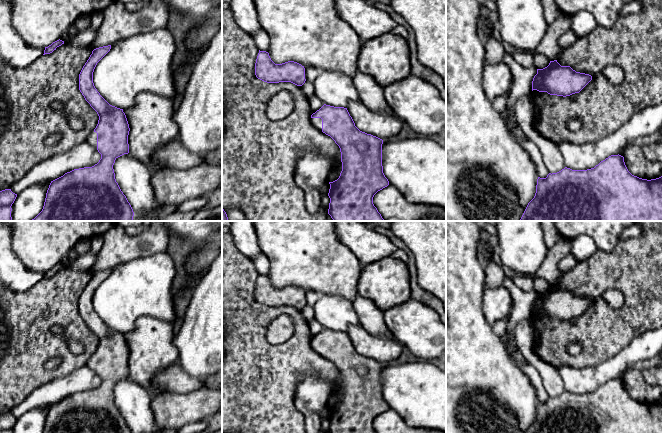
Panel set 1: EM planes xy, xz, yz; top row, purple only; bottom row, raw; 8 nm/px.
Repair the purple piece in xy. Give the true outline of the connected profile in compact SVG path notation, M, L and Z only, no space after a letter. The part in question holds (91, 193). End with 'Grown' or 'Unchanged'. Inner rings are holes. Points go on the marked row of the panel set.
M111 45L96 48L79 74L79 90L85 100L99 116L96 128L90 133L87 141L101 154L101 159L92 167L74 169L51 181L46 193L42 211L31 221L133 221L134 212L126 196L121 191L115 179L113 165L115 160L129 153L129 124L123 109L110 105L97 91L93 83L93 72L97 63L110 51Z. Grown

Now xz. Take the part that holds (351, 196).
M324 104L311 115L311 124L330 136L341 152L342 171L337 180L329 182L328 214L333 221L384 221L373 204L374 195L389 185L382 166L383 140L360 131L344 107Z. Grown

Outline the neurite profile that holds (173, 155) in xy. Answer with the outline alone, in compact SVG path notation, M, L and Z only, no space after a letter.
M177 140L165 144L155 154L157 162L166 168L187 170L204 162L204 158L191 153Z

